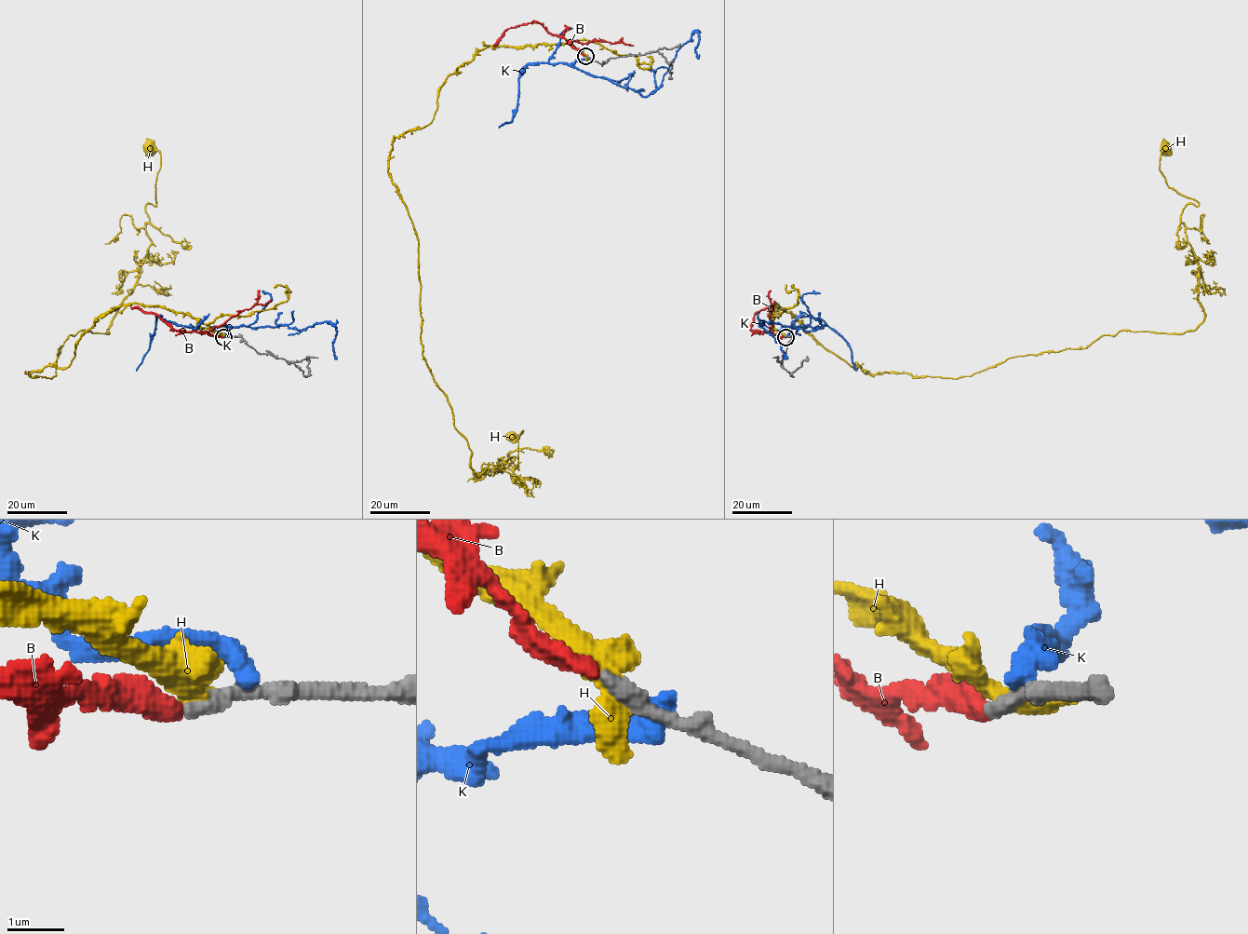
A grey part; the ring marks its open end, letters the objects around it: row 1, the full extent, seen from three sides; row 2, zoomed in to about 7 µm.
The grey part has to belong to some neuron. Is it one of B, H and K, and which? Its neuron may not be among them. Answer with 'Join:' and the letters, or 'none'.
Join: B

